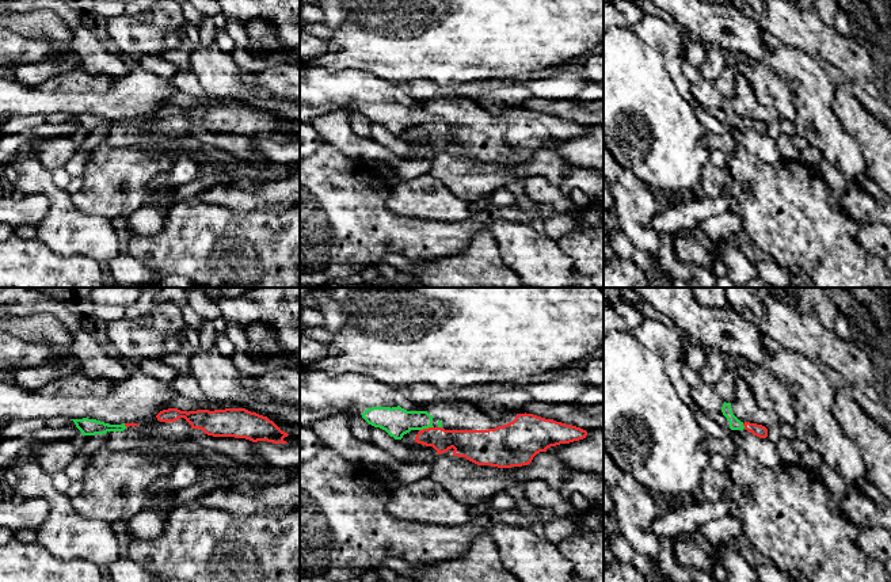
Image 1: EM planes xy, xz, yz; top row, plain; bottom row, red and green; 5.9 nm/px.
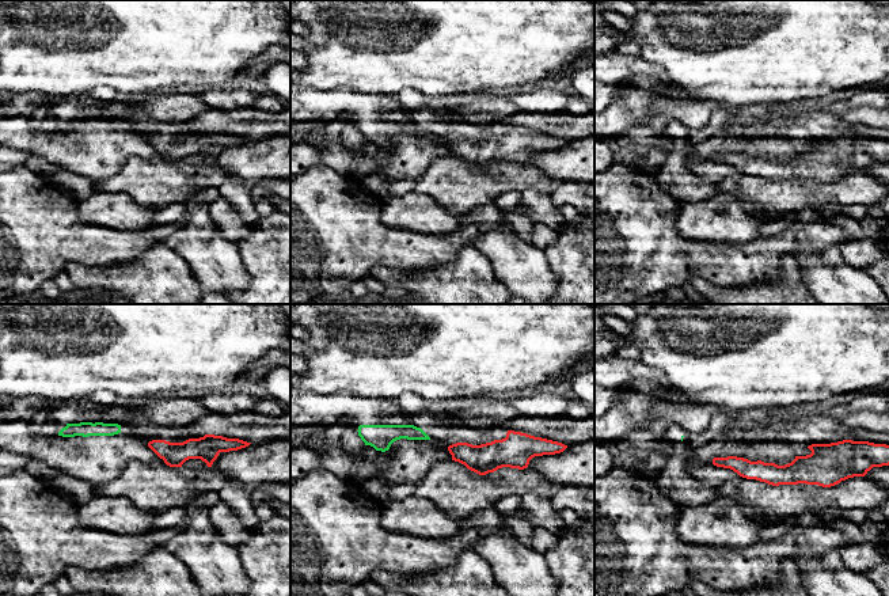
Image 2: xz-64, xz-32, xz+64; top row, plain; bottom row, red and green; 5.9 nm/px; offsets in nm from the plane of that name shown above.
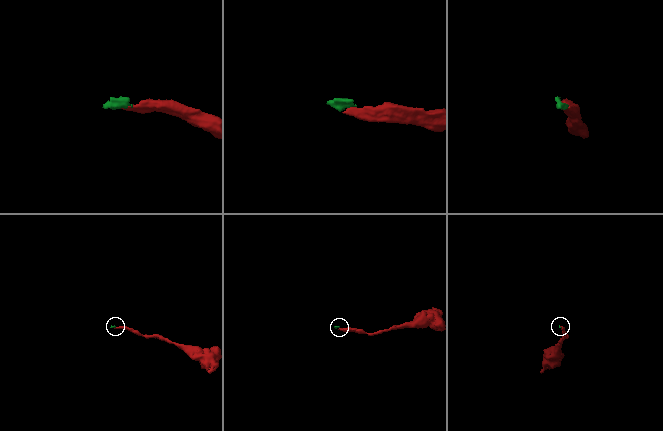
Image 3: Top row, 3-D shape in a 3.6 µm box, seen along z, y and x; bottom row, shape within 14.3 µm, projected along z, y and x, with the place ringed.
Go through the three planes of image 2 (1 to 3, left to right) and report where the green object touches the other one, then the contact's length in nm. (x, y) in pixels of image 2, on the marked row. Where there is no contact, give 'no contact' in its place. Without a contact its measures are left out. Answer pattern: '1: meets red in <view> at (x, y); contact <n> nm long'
1: no contact
2: no contact
3: no contact

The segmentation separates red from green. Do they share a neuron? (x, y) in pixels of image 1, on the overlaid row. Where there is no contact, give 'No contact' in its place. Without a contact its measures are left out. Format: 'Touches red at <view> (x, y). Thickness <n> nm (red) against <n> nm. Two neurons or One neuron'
Touches red at xz (426, 429). Thickness 160 nm (red) against 170 nm. One neuron

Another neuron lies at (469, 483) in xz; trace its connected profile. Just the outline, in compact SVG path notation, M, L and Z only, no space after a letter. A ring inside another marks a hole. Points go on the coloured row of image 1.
M453 448L437 454L429 478L443 486L458 502L473 507L486 499L506 492L518 482L544 480L559 488L574 469L549 452L537 453L532 463L522 467L498 468L477 465L453 454Z

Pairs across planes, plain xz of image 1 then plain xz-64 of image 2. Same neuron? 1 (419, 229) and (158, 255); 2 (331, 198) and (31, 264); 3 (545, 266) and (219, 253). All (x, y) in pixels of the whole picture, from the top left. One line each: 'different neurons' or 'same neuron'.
1: different neurons
2: same neuron
3: same neuron

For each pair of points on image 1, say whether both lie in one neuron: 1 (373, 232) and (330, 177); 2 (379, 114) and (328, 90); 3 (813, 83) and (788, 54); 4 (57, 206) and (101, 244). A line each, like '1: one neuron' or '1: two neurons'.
1: one neuron
2: one neuron
3: one neuron
4: one neuron

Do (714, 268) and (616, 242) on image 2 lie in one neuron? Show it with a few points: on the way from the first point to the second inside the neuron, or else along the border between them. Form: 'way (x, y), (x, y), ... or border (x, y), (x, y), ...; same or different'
way (690, 259), (663, 259), (641, 253); same

